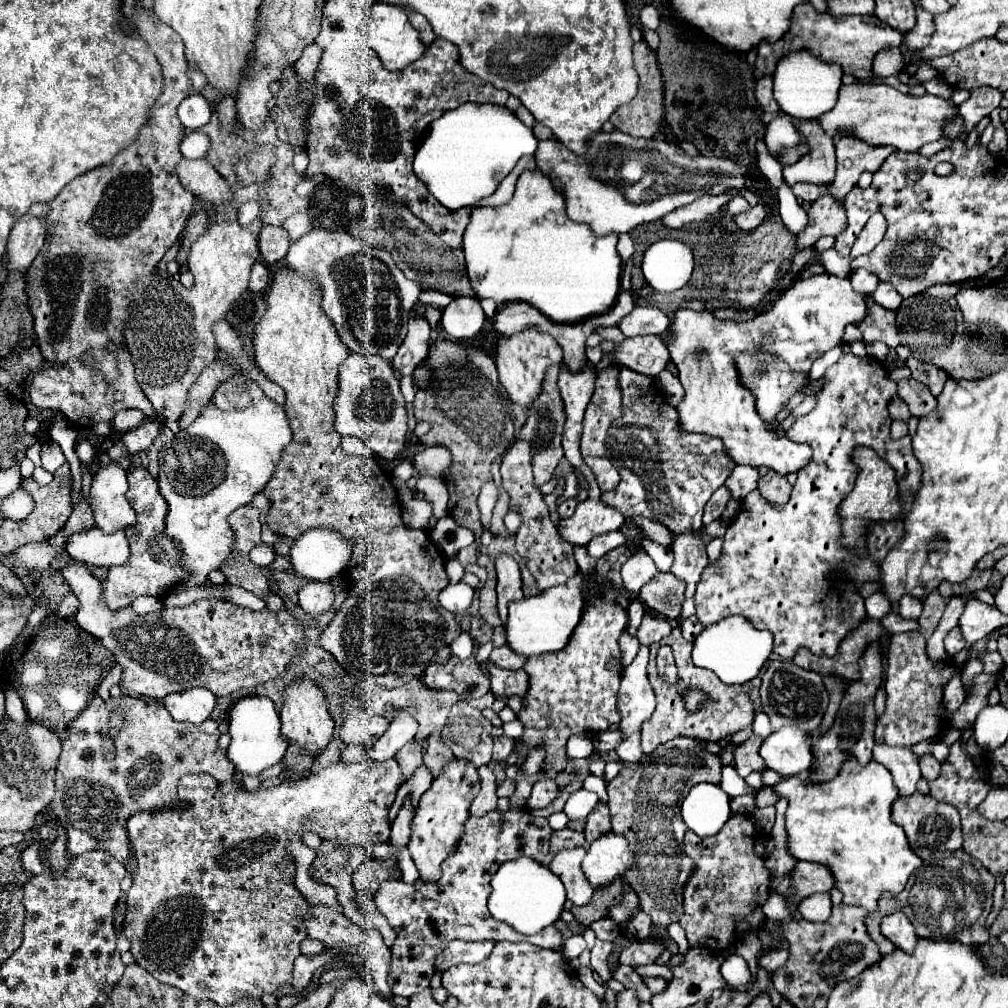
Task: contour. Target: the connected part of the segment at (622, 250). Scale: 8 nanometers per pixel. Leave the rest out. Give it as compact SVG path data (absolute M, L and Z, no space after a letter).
M621 234L621 236L619 236L617 252L619 252L619 256L621 256L621 262L627 264L629 258L633 256L633 240L629 238L629 234Z

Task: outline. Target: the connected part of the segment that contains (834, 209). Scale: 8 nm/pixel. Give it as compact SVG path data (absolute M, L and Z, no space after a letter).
M829 194L821 196L817 202L813 202L807 216L809 216L807 228L797 234L797 250L811 248L821 236L829 236L829 234L837 236L847 226L847 216L845 216L843 204Z

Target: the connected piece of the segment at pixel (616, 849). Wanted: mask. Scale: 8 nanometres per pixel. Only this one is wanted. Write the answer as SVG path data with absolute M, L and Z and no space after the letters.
M607 832L589 846L581 862L581 868L589 884L597 890L625 876L625 872L633 866L633 862L635 854L629 850L627 840L619 834Z

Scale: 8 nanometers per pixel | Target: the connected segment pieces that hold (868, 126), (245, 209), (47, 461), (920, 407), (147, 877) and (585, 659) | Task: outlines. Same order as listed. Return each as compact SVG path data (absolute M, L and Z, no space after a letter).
M849 84L841 86L839 100L833 110L825 112L819 122L825 132L837 140L837 128L845 128L857 140L873 146L895 146L901 152L917 152L923 144L935 142L945 134L945 122L955 122L959 116L953 100L945 100L933 94L905 96L887 84Z
M245 202L239 206L239 222L241 224L253 224L257 220L257 214L253 212L253 202Z
M45 442L43 448L41 448L41 462L43 462L41 466L43 466L45 470L55 472L55 470L65 462L65 456L63 456L59 444L55 444L55 442Z
M913 378L899 380L897 382L897 394L909 406L909 412L919 416L919 418L937 408L937 398L931 394L931 390Z
M365 760L365 762L357 762L357 764L337 762L337 764L331 764L331 766L323 768L321 772L311 772L310 775L307 778L299 778L299 780L281 782L279 786L267 788L267 790L261 790L261 792L259 790L249 792L249 790L241 788L241 790L223 794L219 790L219 784L215 782L215 778L211 778L209 774L187 774L179 782L181 800L187 806L177 808L177 810L141 812L141 814L135 814L127 820L127 838L129 838L129 844L133 848L135 858L137 858L137 870L133 874L133 884L127 892L127 914L125 914L125 922L123 922L123 936L131 942L129 952L133 954L135 962L139 966L143 966L159 982L175 986L175 988L183 990L187 996L191 996L199 1002L211 1000L219 1006L229 1006L229 1004L235 1004L235 1002L245 1000L245 998L261 998L263 994L273 994L275 996L285 986L291 986L293 962L301 954L299 944L307 938L307 930L303 926L303 916L309 912L309 904L303 898L303 894L297 890L297 886L293 882L287 882L289 872L287 872L285 864L291 858L291 852L289 852L291 840L301 840L303 832L313 832L321 840L337 842L341 846L347 846L347 844L351 844L351 846L357 846L357 844L369 846L369 844L387 842L389 840L389 828L391 828L389 822L387 822L387 808L395 800L397 790L403 782L399 764L395 760L387 760L387 762Z
M607 584L607 588L609 594L603 598L593 598L585 606L581 622L577 624L577 630L573 632L573 638L569 638L565 650L527 658L523 666L523 670L529 674L529 690L523 696L523 708L517 712L517 720L525 728L515 742L515 750L519 754L515 764L519 768L527 758L529 748L543 748L545 760L541 764L541 772L547 772L555 780L569 762L565 752L569 736L583 732L605 732L621 720L617 710L621 672L609 670L609 660L621 658L619 638L627 626L627 612L613 602L617 588L613 584Z

